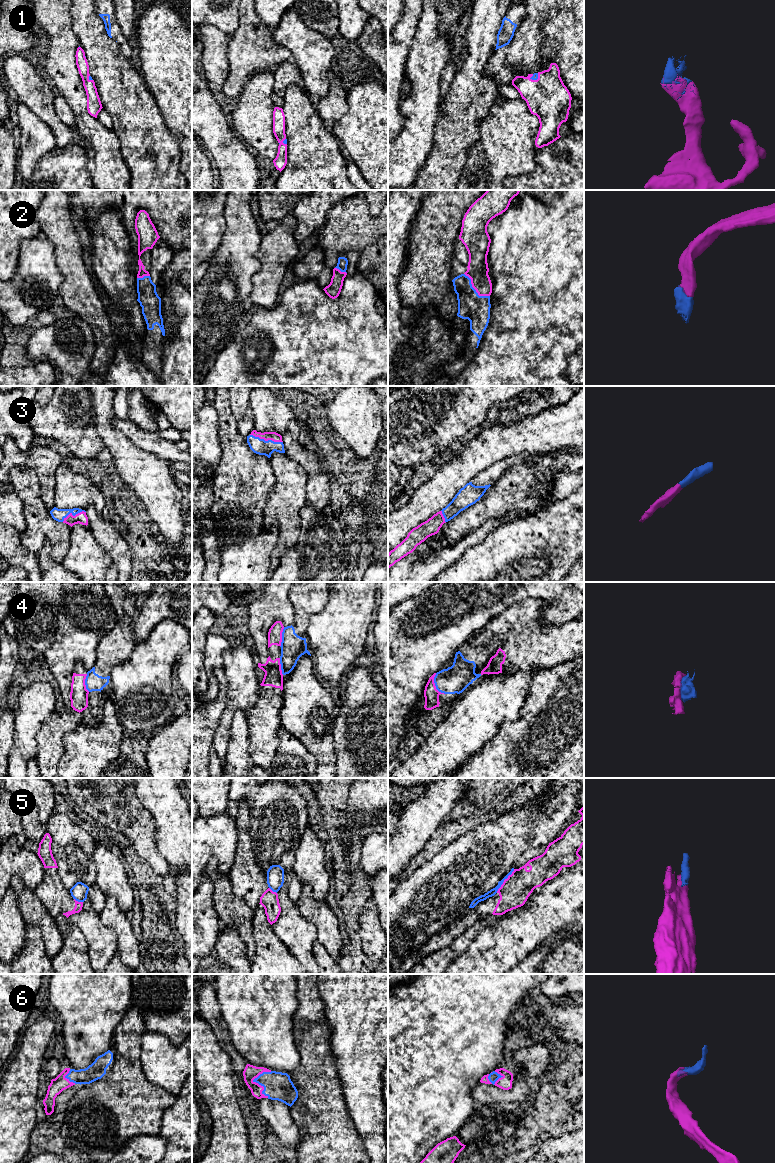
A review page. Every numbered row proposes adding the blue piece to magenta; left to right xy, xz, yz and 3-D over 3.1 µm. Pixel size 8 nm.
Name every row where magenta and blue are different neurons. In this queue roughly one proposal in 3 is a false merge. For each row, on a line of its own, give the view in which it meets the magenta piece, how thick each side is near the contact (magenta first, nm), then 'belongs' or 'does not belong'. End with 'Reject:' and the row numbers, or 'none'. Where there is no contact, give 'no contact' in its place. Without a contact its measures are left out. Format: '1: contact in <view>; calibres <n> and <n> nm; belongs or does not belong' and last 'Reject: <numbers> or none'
1: contact in yz; calibres 340 and 50 nm; belongs
2: contact in yz; calibres 170 and 220 nm; belongs
3: contact in xz; calibres 70 and 130 nm; belongs
4: contact in yz; calibres 120 and 220 nm; does not belong
5: contact in yz; calibres 240 and 60 nm; does not belong
6: contact in xz; calibres 120 and 220 nm; belongs
Reject: 4, 5

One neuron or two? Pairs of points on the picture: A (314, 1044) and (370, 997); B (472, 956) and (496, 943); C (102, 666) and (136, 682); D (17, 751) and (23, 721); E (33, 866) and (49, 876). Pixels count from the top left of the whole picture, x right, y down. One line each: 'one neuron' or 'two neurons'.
A: two neurons
B: one neuron
C: two neurons
D: one neuron
E: two neurons

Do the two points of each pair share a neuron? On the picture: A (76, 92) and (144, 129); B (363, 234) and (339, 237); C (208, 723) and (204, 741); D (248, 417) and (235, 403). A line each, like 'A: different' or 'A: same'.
A: different
B: same
C: same
D: same

